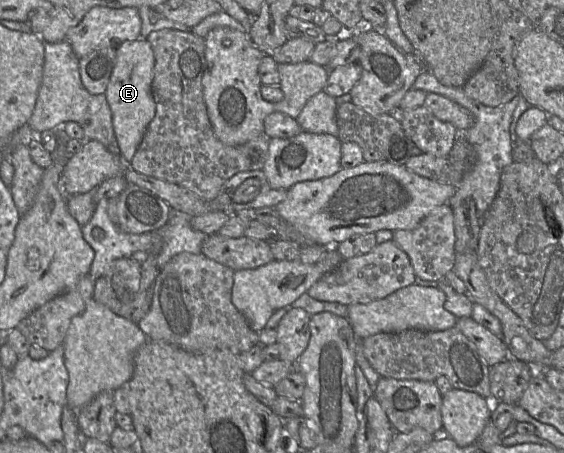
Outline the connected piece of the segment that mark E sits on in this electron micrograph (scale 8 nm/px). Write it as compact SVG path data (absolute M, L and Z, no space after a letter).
M143 38L124 41L117 47L116 59L105 96L112 113L114 134L122 159L130 164L155 116L156 104L152 95L154 54L150 43Z

